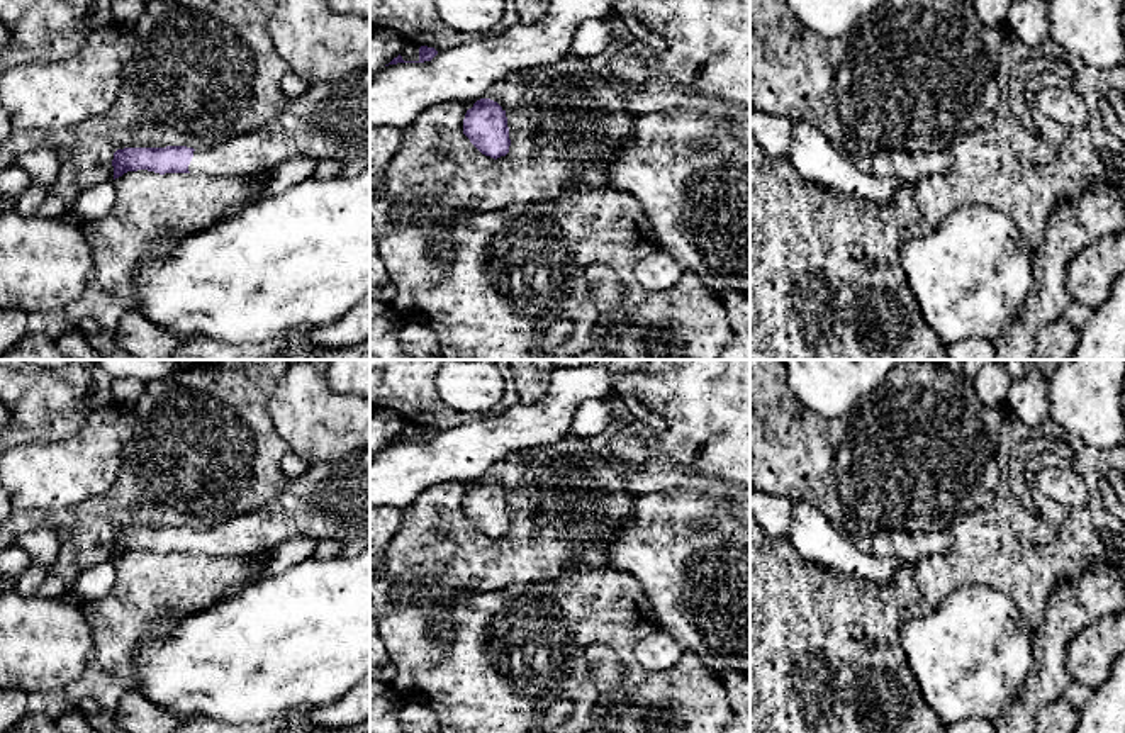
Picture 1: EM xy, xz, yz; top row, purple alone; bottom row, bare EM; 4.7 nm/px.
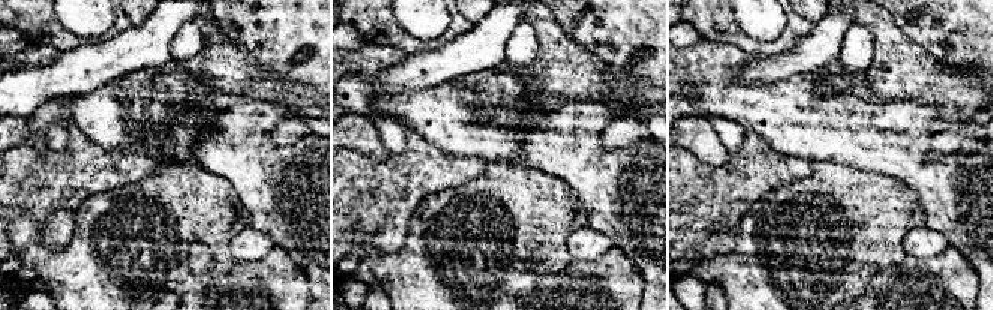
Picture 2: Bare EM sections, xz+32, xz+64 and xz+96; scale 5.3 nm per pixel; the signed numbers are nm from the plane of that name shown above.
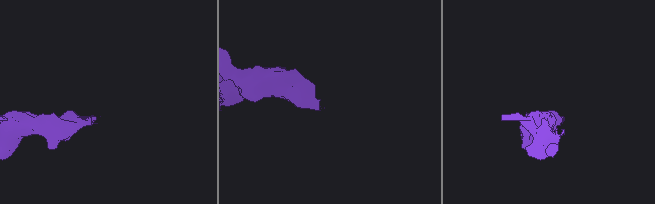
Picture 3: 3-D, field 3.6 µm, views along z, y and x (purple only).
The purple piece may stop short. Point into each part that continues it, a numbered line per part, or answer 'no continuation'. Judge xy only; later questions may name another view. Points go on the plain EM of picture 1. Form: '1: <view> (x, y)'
1: xy (331, 499)

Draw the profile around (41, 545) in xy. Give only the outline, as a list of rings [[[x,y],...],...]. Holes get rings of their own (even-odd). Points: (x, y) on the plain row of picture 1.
[[[37,528],[20,534],[15,545],[29,555],[29,565],[17,579],[14,589],[25,597],[41,597],[39,587],[58,557],[61,541],[53,529]]]

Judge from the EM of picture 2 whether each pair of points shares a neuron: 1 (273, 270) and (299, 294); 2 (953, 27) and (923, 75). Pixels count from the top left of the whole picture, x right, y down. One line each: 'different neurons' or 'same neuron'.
1: same neuron
2: different neurons

